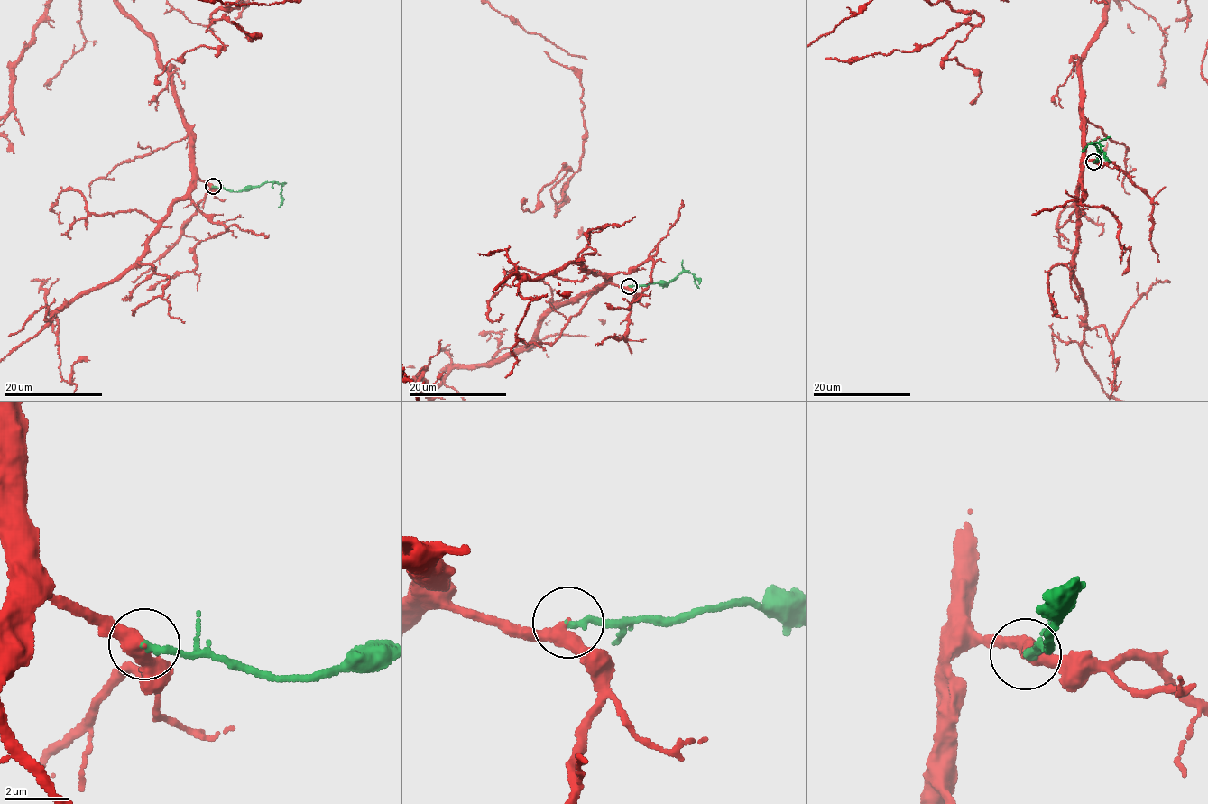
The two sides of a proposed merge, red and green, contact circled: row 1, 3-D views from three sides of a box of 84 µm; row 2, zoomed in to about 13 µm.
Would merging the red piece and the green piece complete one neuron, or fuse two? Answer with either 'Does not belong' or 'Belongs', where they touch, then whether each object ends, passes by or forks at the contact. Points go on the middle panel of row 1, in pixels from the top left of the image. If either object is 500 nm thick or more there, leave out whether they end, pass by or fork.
Belongs. Place: (629, 286). At the ring red passes by. At the ring green ends

